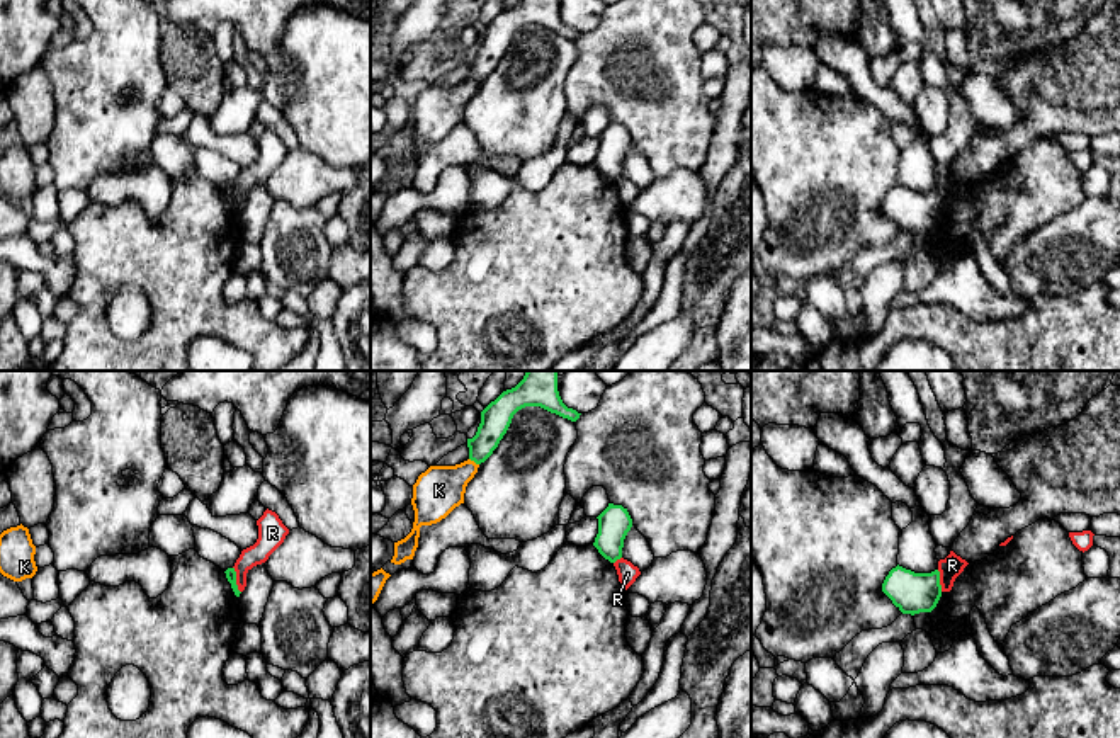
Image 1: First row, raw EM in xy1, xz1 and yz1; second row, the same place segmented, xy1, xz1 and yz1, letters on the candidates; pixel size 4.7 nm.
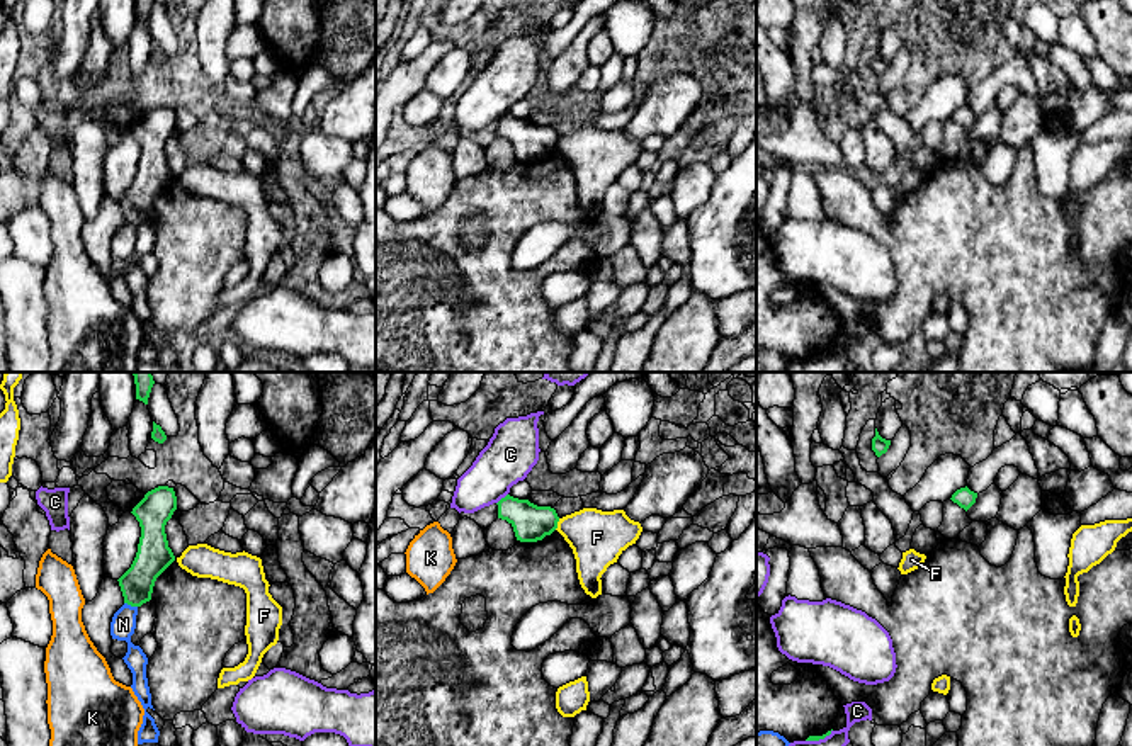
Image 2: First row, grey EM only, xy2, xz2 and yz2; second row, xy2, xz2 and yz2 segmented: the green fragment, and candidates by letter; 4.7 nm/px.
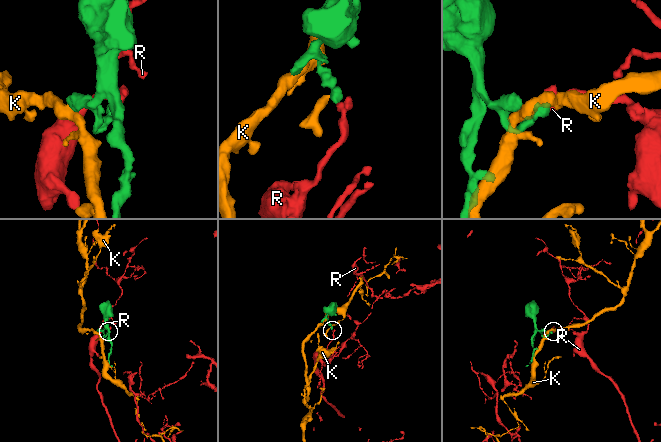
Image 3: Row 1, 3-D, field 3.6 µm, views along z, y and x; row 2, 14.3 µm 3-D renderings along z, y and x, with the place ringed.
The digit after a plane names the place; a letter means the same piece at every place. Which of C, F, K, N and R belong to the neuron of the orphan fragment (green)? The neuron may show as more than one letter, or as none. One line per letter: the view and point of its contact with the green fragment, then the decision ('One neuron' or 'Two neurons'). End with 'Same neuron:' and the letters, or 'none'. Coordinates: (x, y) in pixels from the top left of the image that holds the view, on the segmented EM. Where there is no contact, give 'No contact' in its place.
C: Touches green at xz2 (502, 498). Two neurons
F: Touches green at xz2 (556, 524). One neuron
K: Touches green at xz1 (475, 461). Two neurons
N: Touches green at xy2 (131, 605). Two neurons
R: Touches green at xy1 (235, 580). Two neurons
Same neuron: F

